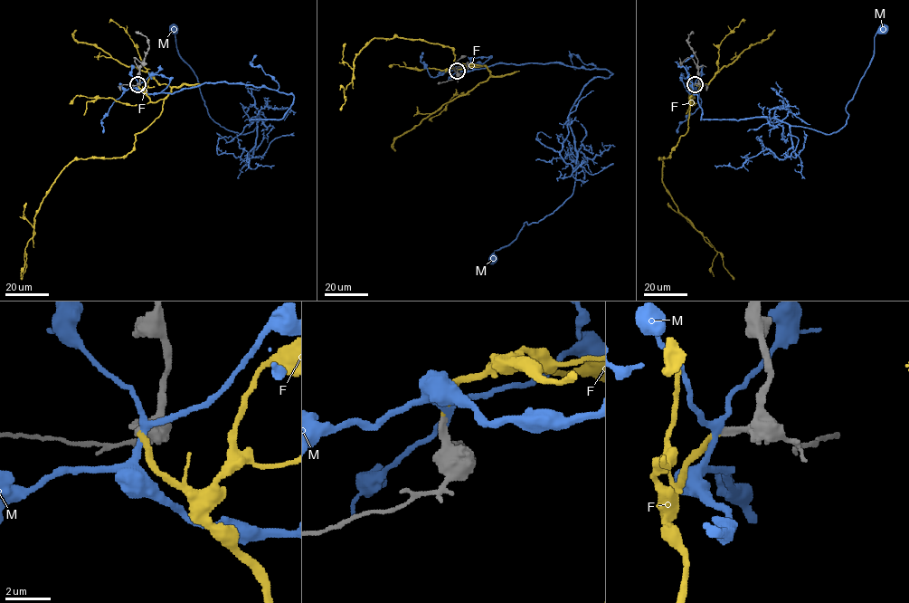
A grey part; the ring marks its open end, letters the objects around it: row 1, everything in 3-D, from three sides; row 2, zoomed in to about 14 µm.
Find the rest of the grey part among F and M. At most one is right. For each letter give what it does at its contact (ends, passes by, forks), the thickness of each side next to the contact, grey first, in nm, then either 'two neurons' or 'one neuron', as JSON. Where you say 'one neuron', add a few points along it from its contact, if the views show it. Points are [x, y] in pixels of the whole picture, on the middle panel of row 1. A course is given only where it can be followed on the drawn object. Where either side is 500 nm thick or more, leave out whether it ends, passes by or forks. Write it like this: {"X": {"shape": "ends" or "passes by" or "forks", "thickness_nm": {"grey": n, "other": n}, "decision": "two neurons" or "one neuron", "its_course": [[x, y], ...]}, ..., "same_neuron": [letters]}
{"F": {"shape": "ends", "thickness_nm": {"grey": 280, "other": 200}, "decision": "one neuron", "its_course": [[457, 71], [483, 66], [455, 62], [454, 50], [438, 43], [374, 37], [354, 60], [354, 78], [341, 110]]}, "M": {"shape": "forks", "thickness_nm": {"grey": 320, "other": 280}, "decision": "two neurons"}, "same_neuron": ["F"]}

